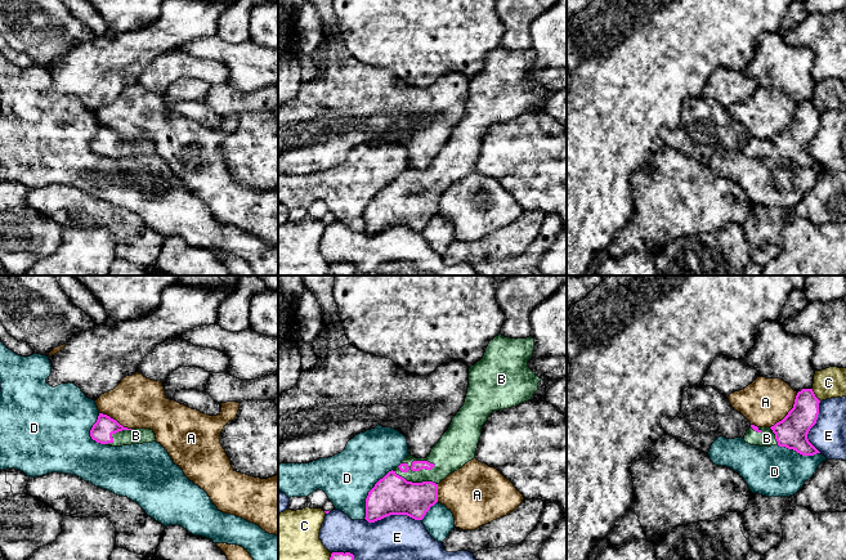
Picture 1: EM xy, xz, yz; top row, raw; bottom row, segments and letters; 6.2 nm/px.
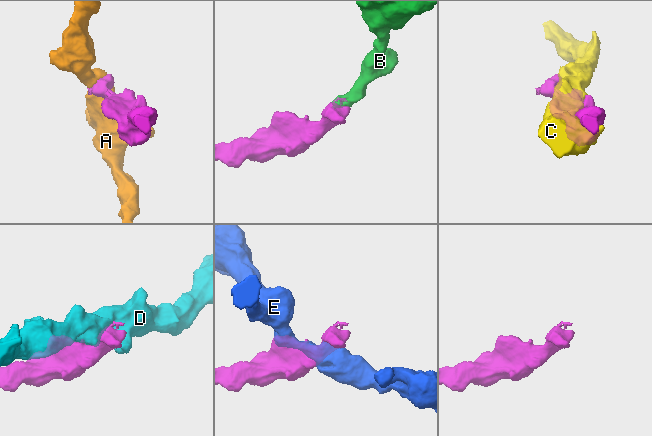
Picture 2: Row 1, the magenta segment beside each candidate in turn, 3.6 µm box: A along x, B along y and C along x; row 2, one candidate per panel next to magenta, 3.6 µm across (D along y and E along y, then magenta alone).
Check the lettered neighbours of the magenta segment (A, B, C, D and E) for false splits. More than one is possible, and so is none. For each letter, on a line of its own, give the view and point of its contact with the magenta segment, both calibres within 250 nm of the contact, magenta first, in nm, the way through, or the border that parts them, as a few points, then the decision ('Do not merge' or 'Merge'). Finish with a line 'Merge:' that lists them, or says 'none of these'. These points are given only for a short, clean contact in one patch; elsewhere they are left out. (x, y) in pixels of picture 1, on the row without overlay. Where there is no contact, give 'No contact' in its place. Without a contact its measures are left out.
A: Touches magenta at yz (788, 124). Thickness 190 nm (magenta) against 300 nm. Boundary: yz (797, 104), (793, 119), (770, 139). Do not merge
B: Touches magenta at xz (416, 182). Thickness 60 nm (magenta) against 220 nm. Path across: xz (416, 177), (416, 182), (434, 180), (451, 164). Merge
C: Touches magenta at yz (814, 107). Thickness 190 nm (magenta) against 190 nm. Do not merge
D: Touches magenta at xz (368, 205). Thickness 240 nm (magenta) against 320 nm. Do not merge
E: Touches magenta at xz (393, 225). Thickness 240 nm (magenta) against 480 nm. Do not merge
Merge: B

